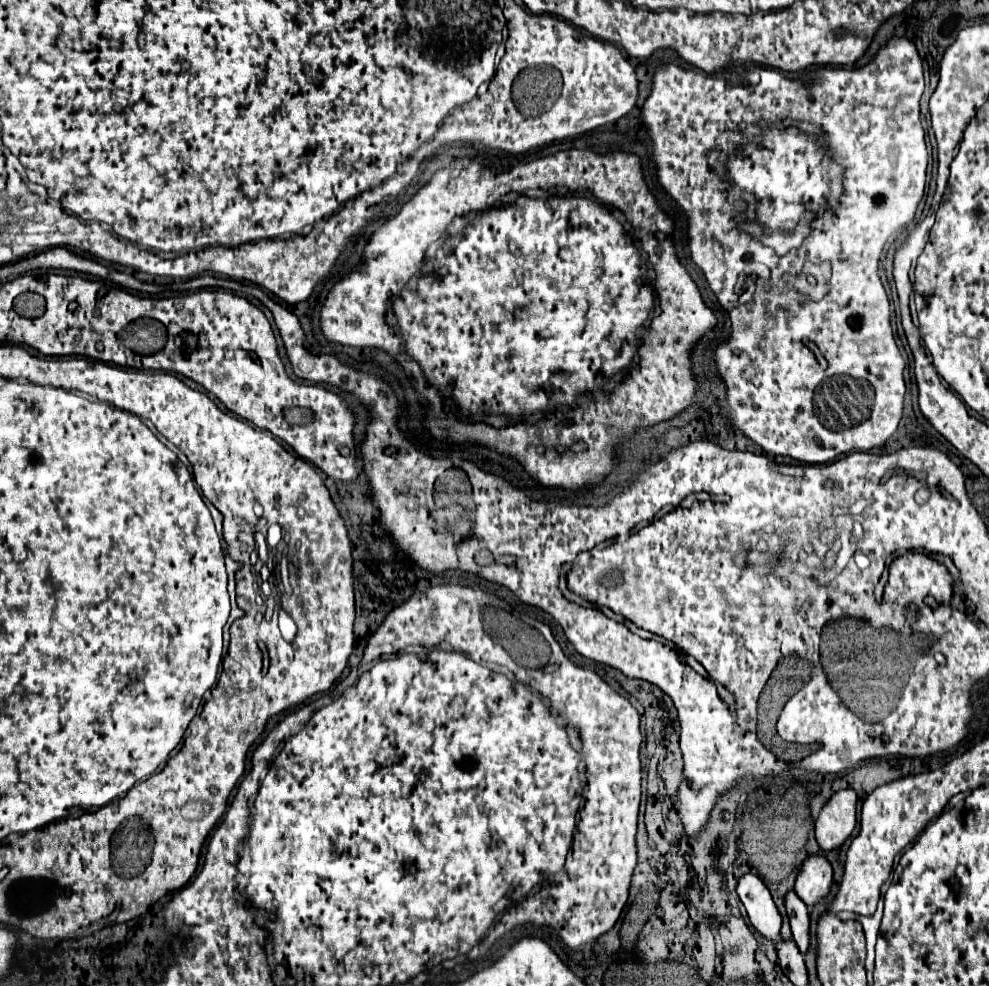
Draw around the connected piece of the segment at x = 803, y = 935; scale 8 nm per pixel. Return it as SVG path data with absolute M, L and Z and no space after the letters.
M790 890L784 898L784 904L786 904L786 912L788 912L788 918L790 918L790 926L792 926L792 934L794 934L794 940L800 948L802 954L806 954L808 950L808 944L810 944L810 936L808 936L808 930L810 930L810 918L808 918L808 908L802 900L798 900L798 894L794 890Z

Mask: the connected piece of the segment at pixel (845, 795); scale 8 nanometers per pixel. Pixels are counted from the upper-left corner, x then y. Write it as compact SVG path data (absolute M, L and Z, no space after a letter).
M852 788L834 792L824 804L816 818L816 840L824 852L842 846L852 834L856 826L856 804L858 796Z

